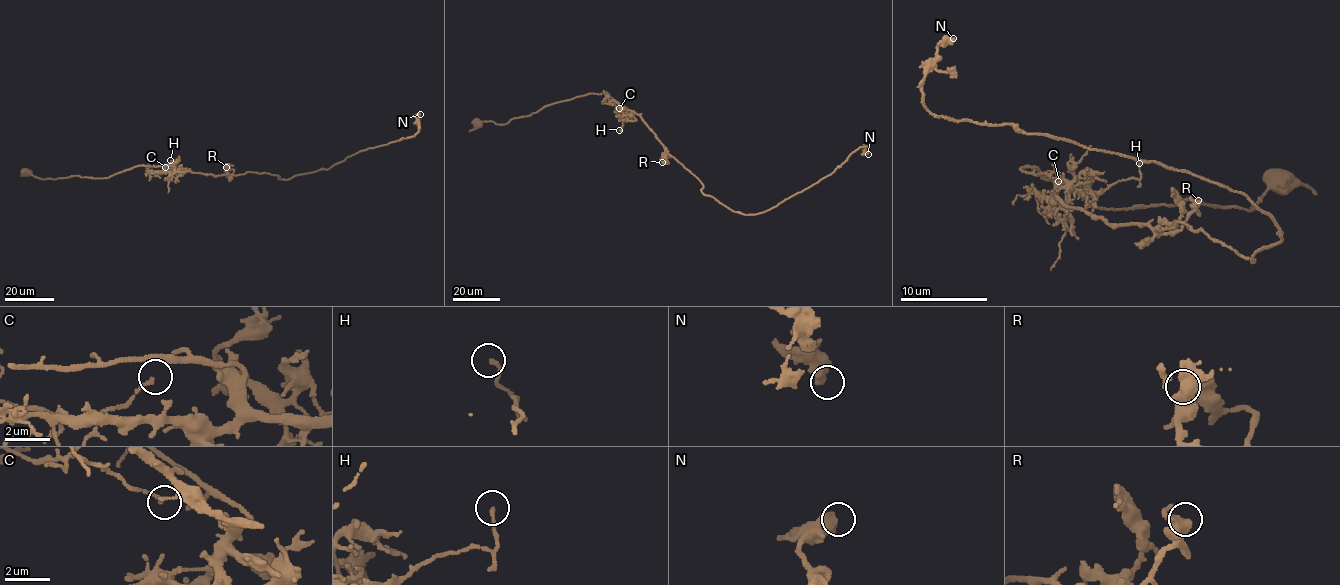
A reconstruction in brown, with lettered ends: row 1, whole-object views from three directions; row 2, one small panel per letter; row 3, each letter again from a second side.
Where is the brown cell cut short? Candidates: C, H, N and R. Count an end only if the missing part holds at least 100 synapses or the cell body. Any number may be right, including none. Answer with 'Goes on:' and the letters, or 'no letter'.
Goes on: no letter

